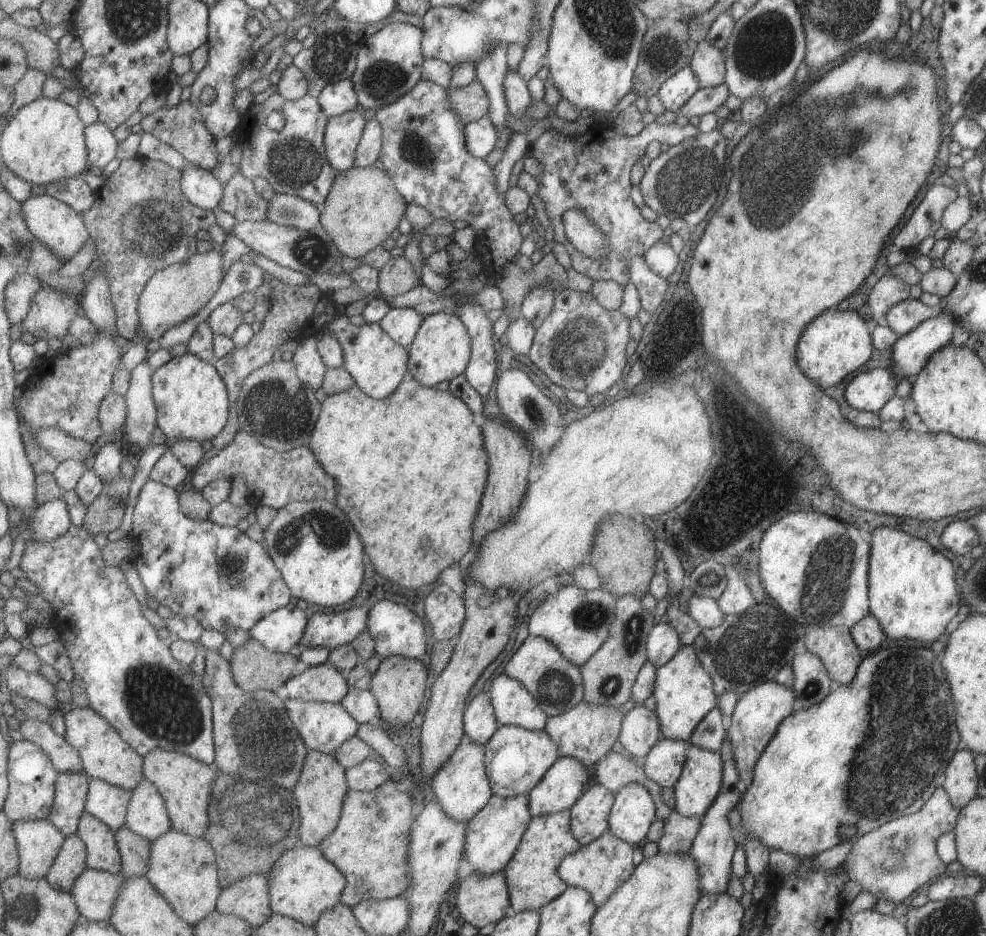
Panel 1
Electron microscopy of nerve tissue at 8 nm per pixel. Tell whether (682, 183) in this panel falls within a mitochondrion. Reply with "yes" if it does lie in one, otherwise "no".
yes

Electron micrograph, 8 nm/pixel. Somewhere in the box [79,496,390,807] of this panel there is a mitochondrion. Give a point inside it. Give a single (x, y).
(262, 742)

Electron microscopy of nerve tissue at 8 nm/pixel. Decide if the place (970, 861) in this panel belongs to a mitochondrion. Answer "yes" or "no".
no

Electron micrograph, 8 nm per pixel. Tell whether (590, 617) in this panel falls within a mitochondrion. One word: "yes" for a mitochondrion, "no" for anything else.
yes

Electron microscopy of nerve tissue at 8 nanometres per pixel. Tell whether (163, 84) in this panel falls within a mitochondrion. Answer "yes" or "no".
no

